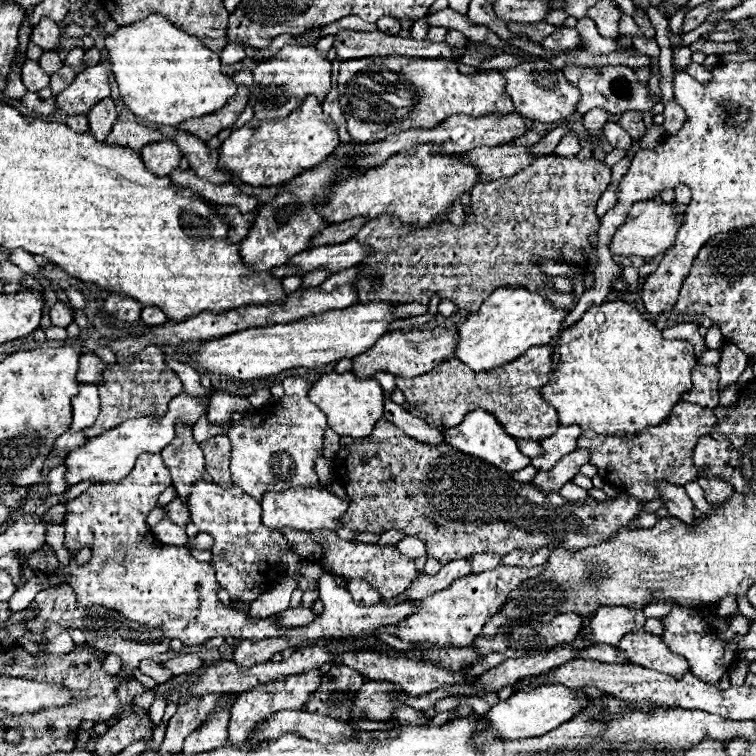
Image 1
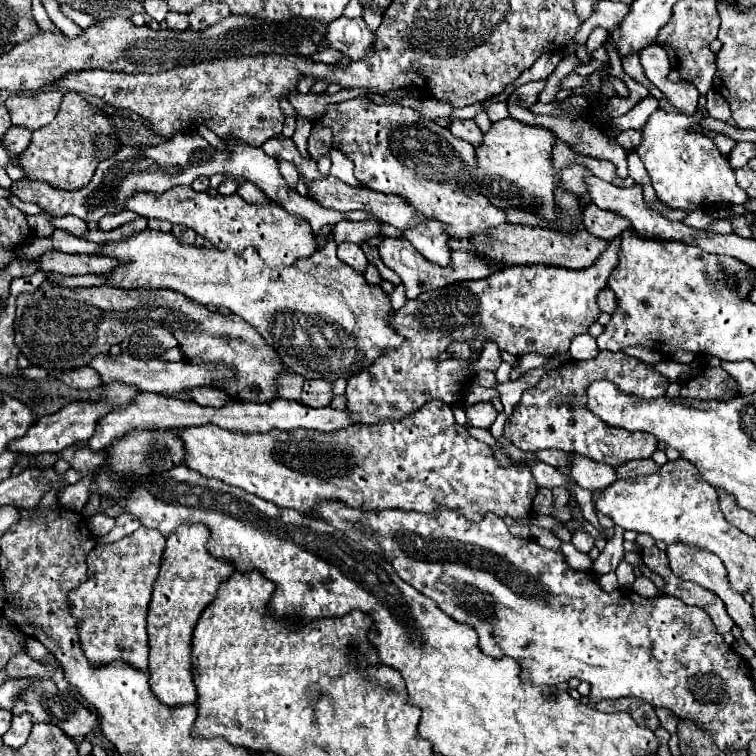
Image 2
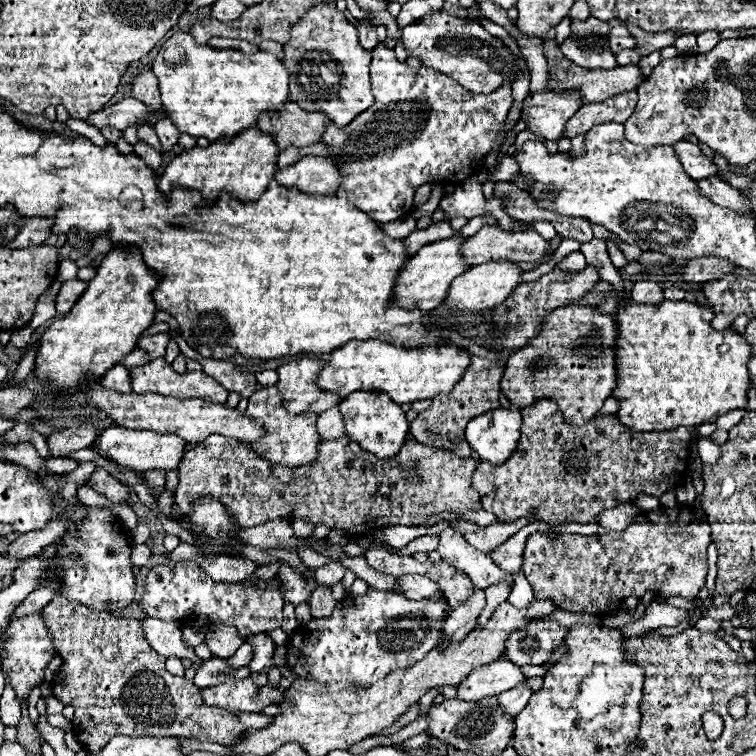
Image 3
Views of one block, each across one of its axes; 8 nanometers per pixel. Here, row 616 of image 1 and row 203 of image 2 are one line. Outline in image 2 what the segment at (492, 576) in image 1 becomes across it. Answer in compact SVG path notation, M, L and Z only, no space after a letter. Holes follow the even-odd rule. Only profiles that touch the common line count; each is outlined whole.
M354 98L328 104L320 124L332 130L332 148L346 154L354 164L354 176L368 188L396 194L426 218L448 224L452 238L476 238L488 228L504 224L504 210L494 208L478 192L470 174L476 170L474 146L452 136L450 130L422 118L416 110L396 104L376 104Z

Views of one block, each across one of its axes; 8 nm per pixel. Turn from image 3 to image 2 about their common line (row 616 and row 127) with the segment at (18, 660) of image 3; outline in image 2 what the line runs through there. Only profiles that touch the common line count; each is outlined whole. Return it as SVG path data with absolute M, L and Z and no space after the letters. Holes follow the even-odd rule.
M50 90L50 92L38 92L34 96L14 94L6 100L6 108L12 116L14 126L22 126L34 132L54 120L60 102L62 102L62 92Z

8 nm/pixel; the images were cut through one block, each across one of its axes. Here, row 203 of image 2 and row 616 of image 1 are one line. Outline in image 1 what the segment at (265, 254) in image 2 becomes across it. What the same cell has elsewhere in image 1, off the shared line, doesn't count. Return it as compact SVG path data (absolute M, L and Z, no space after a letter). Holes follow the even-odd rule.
M142 454L142 456L138 456L134 470L120 482L94 484L84 494L66 502L68 516L64 520L64 528L66 528L64 548L70 554L70 562L66 566L60 564L54 572L46 572L46 576L68 578L66 584L70 584L74 588L76 598L80 600L83 607L102 605L106 608L116 608L130 620L148 624L152 628L162 628L170 640L182 640L184 646L200 646L214 636L222 636L222 638L232 636L232 638L242 638L242 640L264 640L264 638L284 636L288 632L288 628L278 626L274 616L250 620L246 616L246 612L232 608L232 606L224 606L216 596L216 590L220 588L220 584L216 582L214 568L210 562L198 562L184 546L170 546L170 544L162 544L156 540L156 536L152 534L152 530L146 524L146 518L148 518L150 510L156 508L158 496L170 484L172 484L170 472L164 466L162 456L160 454ZM82 548L90 548L92 558L84 566L78 566L76 554Z

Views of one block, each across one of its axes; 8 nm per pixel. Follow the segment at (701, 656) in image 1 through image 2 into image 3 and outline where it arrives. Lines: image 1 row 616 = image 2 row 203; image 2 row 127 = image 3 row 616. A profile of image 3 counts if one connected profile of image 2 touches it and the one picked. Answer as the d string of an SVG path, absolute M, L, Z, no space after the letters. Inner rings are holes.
M652 602L646 608L646 614L638 622L622 626L619 630L624 636L644 636L650 630L680 626L680 624L684 624L684 626L692 624L692 614L686 608L676 608L676 606Z

